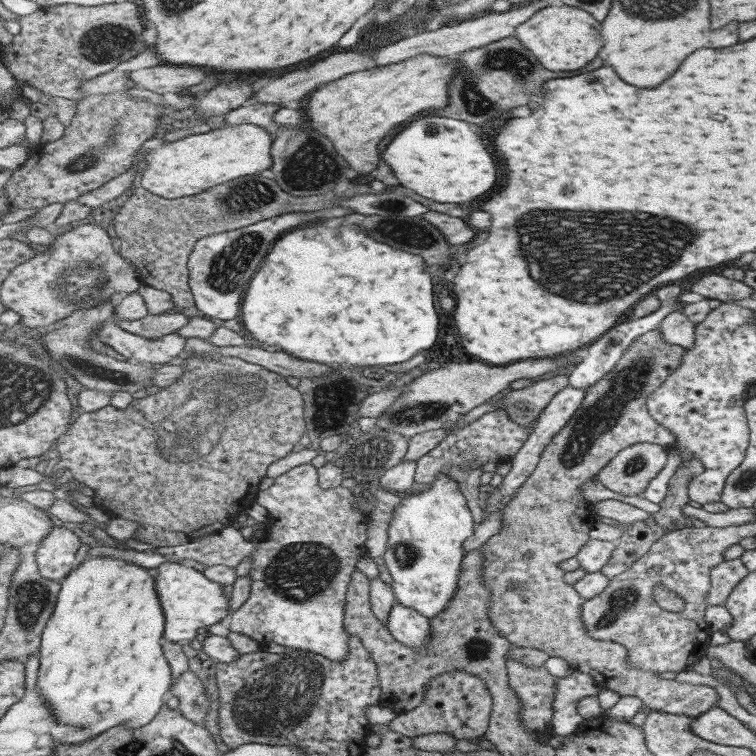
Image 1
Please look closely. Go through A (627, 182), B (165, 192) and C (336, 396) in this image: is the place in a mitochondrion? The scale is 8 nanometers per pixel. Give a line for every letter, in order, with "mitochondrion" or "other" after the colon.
A: other
B: other
C: mitochondrion

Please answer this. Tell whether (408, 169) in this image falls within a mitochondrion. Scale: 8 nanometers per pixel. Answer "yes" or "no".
no

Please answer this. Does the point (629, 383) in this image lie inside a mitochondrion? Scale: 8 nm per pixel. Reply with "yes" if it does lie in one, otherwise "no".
yes

